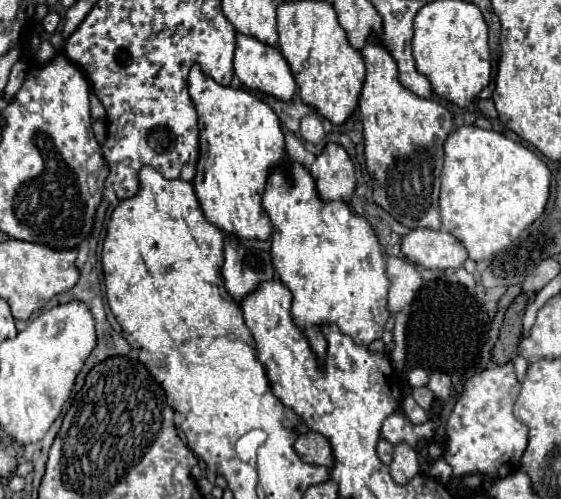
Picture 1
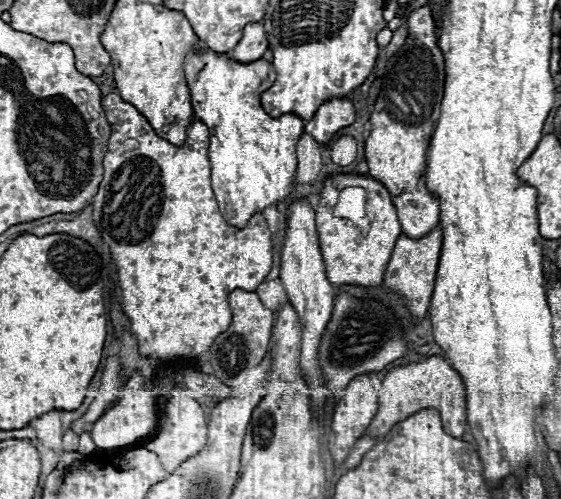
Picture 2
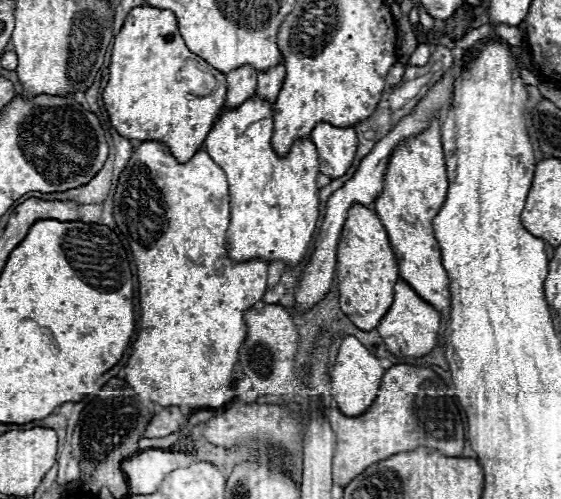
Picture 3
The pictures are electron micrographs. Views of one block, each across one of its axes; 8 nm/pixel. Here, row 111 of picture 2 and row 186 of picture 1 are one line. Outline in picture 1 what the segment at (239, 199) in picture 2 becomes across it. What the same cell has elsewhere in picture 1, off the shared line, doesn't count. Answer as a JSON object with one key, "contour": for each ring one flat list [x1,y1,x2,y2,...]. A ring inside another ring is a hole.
{"contour":[[194,64,190,70,188,88,190,88,190,98,198,110,198,124,200,124,200,156,192,184,206,220,218,226,222,232,236,234,238,238,268,240,272,234,272,222,260,204,264,184,272,168,288,166,288,156,284,150,284,138,278,116,254,92,246,88,222,86,214,78,206,76,198,64]]}

